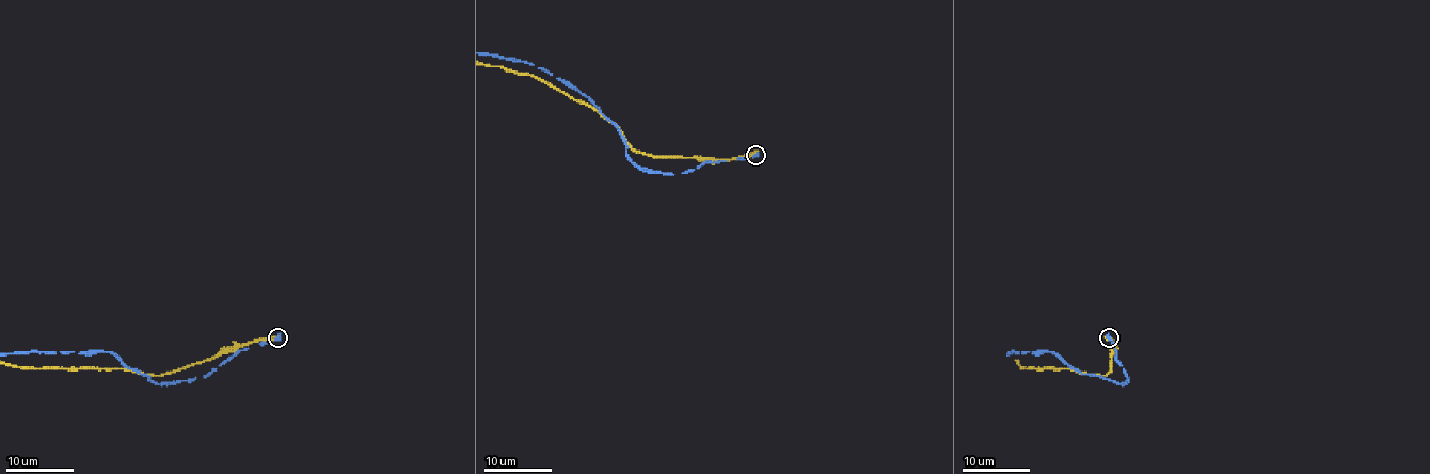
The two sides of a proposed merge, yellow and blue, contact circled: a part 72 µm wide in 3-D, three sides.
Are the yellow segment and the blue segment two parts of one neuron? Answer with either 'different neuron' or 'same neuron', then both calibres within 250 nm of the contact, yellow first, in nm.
different neuron; calibres 440 and 360 nm

